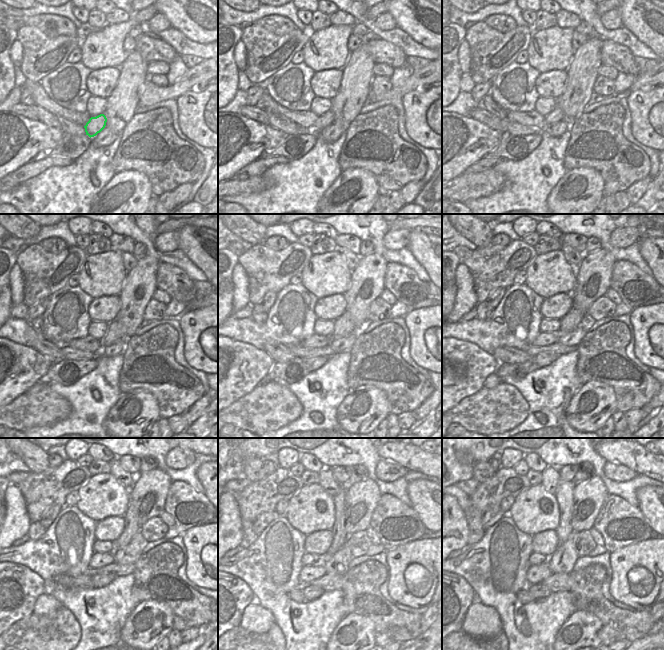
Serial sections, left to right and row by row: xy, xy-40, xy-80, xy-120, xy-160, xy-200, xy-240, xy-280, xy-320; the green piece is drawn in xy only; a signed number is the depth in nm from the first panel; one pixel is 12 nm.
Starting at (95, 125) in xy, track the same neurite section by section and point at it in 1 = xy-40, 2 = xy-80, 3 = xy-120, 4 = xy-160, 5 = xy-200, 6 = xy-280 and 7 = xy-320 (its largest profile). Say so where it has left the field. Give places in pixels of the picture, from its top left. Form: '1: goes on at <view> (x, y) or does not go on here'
1: goes on at xy-40 (326, 119)
2: goes on at xy-80 (557, 114)
3: goes on at xy-120 (113, 334)
4: goes on at xy-160 (343, 326)
5: goes on at xy-200 (571, 320)
6: goes on at xy-280 (340, 536)
7: goes on at xy-320 (564, 495)

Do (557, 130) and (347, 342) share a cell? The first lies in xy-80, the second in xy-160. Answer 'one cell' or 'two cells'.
one cell

